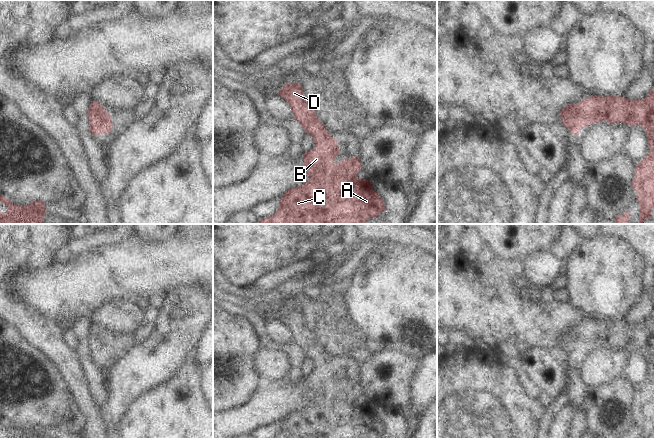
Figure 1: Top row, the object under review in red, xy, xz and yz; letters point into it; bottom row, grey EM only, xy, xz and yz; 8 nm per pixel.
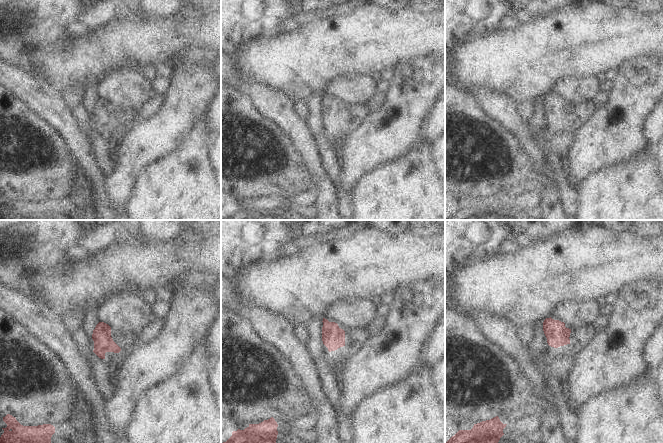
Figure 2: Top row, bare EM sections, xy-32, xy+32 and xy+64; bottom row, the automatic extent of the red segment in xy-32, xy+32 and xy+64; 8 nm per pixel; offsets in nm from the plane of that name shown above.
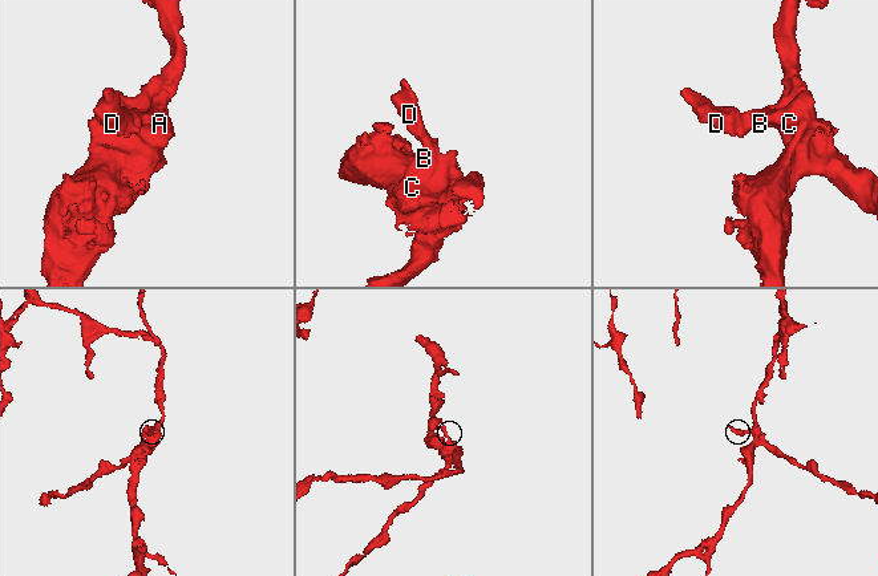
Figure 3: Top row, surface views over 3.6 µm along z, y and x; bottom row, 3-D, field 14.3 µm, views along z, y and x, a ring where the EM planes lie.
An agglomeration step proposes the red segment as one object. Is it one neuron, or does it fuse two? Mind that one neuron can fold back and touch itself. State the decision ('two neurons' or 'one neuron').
one neuron

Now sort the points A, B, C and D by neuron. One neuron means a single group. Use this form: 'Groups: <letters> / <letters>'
Groups: A B C D

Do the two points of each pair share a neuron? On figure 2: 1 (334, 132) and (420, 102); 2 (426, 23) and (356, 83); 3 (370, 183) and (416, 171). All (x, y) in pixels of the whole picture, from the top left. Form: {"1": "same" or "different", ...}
{"1": "different", "2": "different", "3": "same"}

